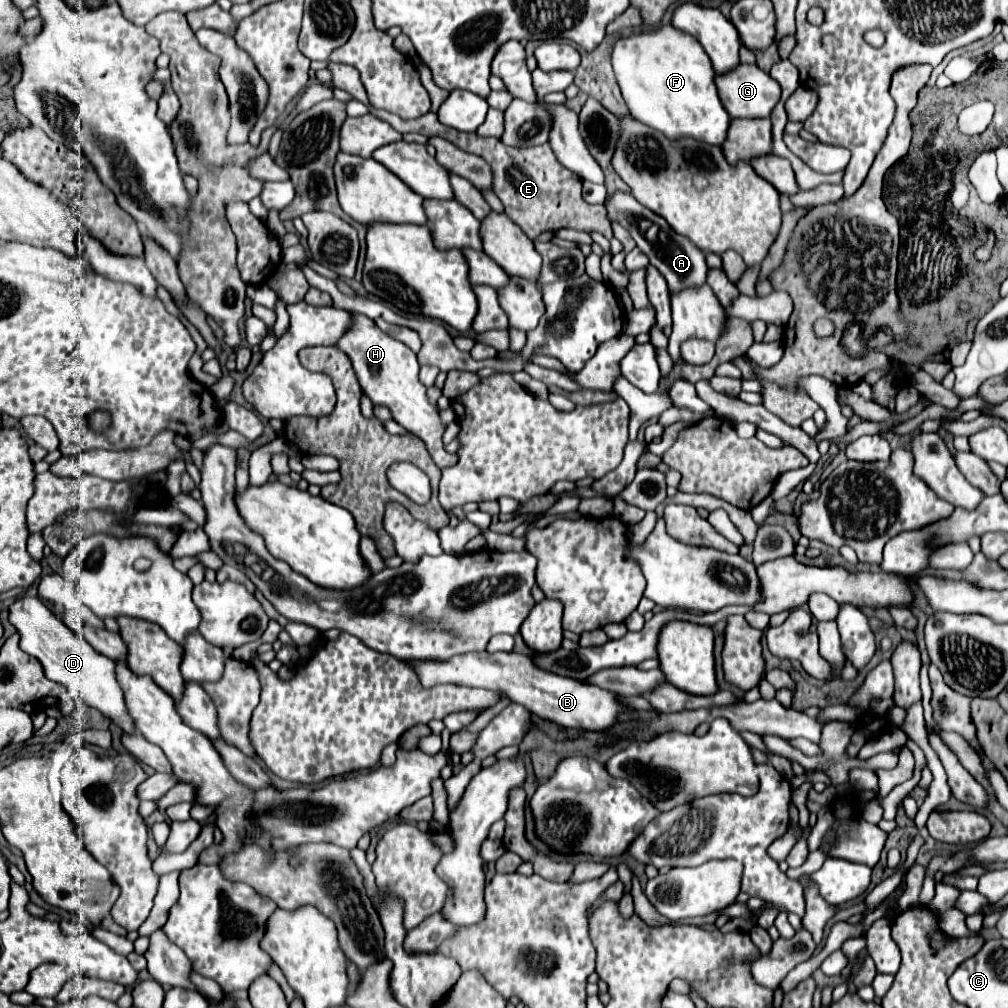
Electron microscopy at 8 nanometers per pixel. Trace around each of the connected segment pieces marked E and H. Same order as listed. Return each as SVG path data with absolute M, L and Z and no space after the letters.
M369 109L369 113L381 121L387 121L399 133L415 131L415 133L421 133L427 137L437 135L437 137L447 139L455 147L463 149L465 153L483 157L491 165L491 171L493 171L493 183L491 183L493 193L501 199L505 213L523 229L523 233L531 241L535 241L541 233L557 235L557 231L561 231L561 229L575 229L575 231L585 231L585 233L597 231L597 233L605 235L607 239L613 237L605 205L589 205L583 201L579 175L565 169L555 159L555 153L551 151L551 147L547 143L537 145L537 147L521 147L521 149L505 147L499 139L491 139L491 137L485 139L475 133L461 133L461 131L449 129L439 123L435 113L421 115L413 121L405 121L393 113L379 111L379 109Z
M351 313L351 319L355 319L355 323L351 323L347 333L343 333L339 337L339 343L335 343L333 347L343 351L351 359L353 371L355 371L355 375L359 379L359 385L361 385L363 393L371 399L373 405L389 407L391 413L393 413L393 419L401 427L405 427L409 433L417 435L425 443L431 459L435 461L435 465L439 469L455 465L457 463L457 455L455 453L447 453L443 449L441 437L443 437L445 427L439 421L439 409L433 407L427 401L427 395L425 395L427 389L419 381L417 355L409 347L403 347L401 341L395 341L393 337L383 333L375 325L375 321L371 321L369 317L359 315L359 313Z

